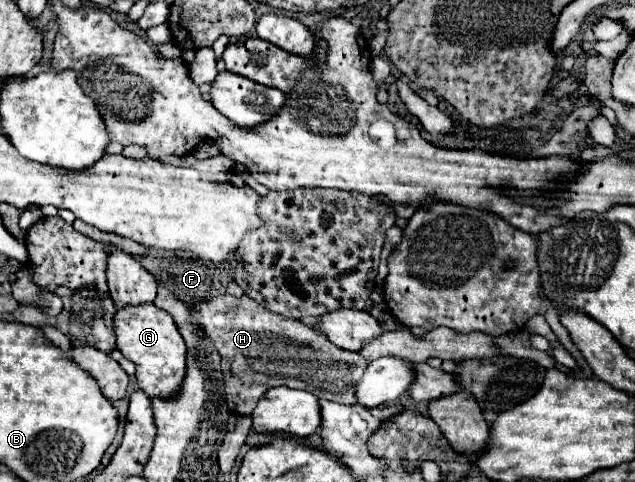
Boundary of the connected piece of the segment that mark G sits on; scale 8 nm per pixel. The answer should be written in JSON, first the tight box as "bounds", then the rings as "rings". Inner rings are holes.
{"bounds":[115,303,187,399],"rings":[[[145,303],[143,307],[127,307],[127,311],[115,313],[115,333],[117,349],[125,359],[135,363],[135,379],[139,389],[145,391],[145,395],[151,399],[177,397],[185,379],[187,347],[173,317],[153,303]]]}

